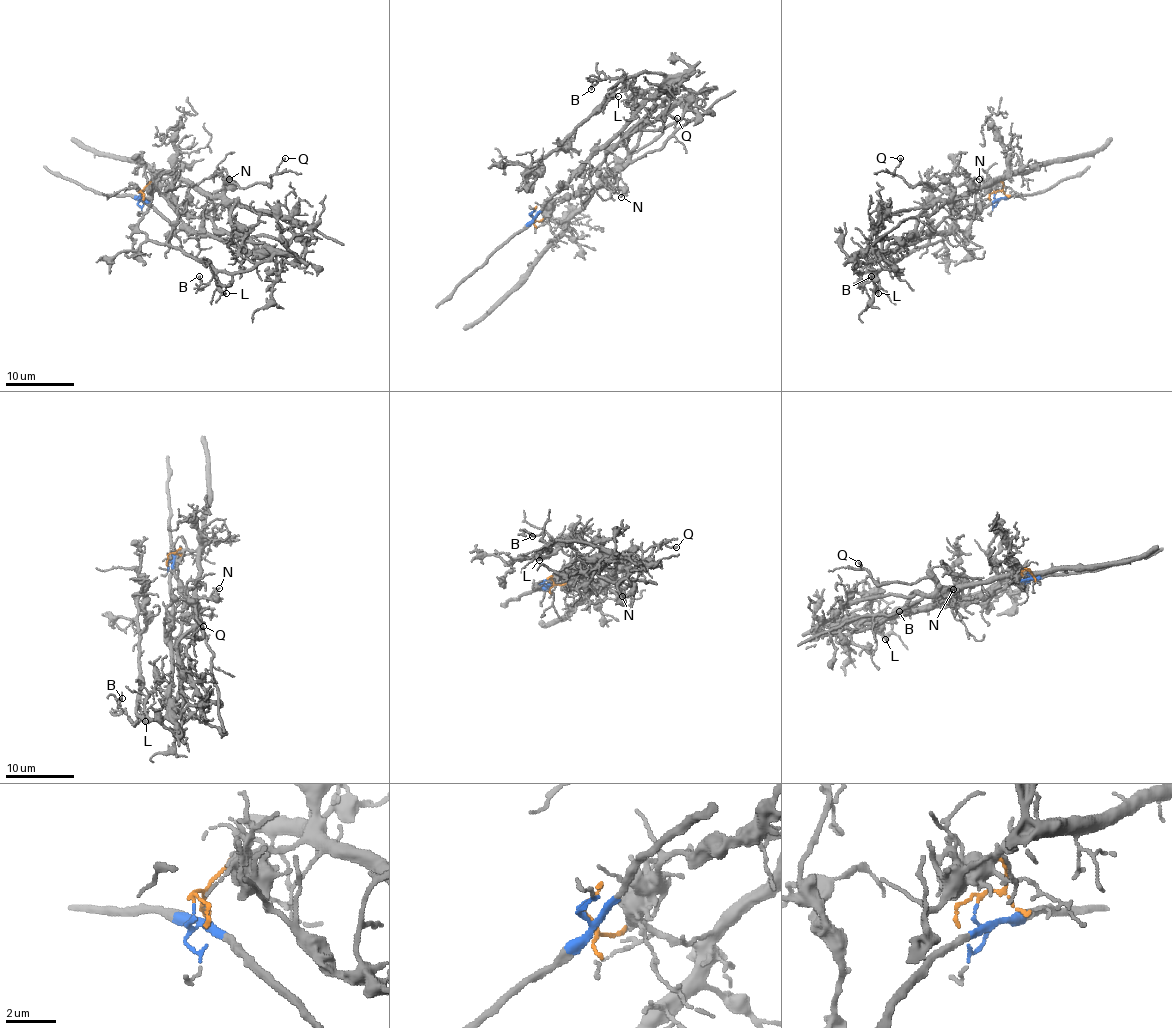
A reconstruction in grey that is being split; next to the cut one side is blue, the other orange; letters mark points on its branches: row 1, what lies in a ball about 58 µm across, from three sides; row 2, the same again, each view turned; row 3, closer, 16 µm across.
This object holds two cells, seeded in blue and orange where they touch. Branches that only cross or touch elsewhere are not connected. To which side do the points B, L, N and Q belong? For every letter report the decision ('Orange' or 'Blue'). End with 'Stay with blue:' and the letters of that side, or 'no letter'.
B: Blue
L: Blue
N: Orange
Q: Orange
Stay with blue: B, L

